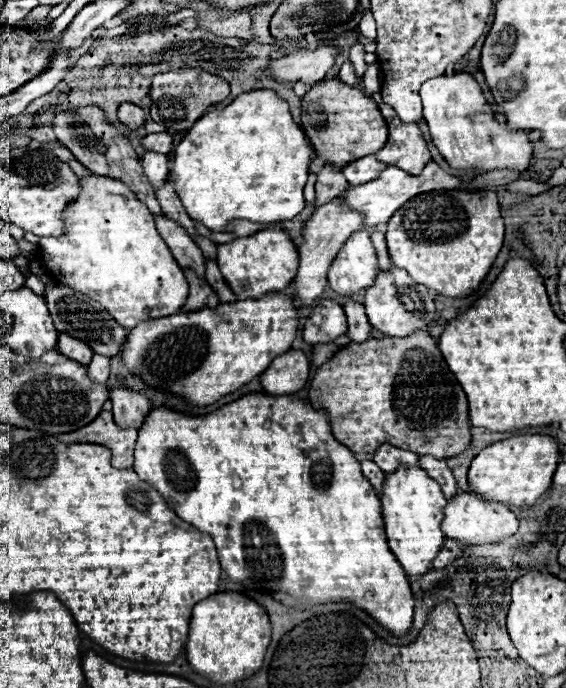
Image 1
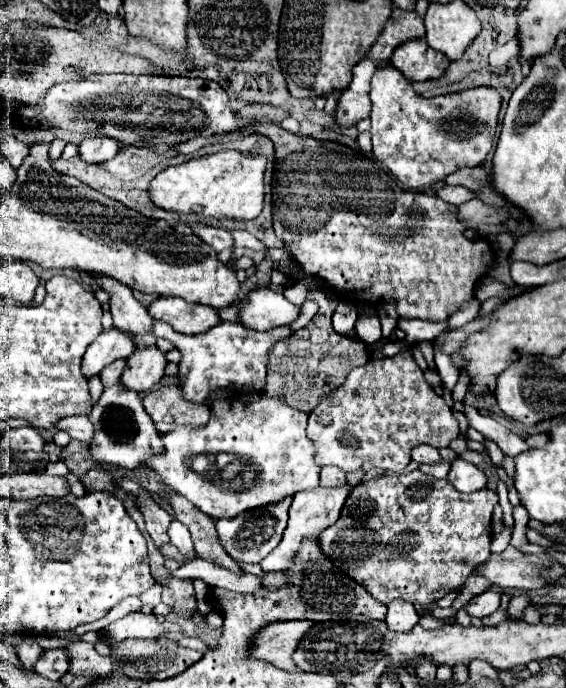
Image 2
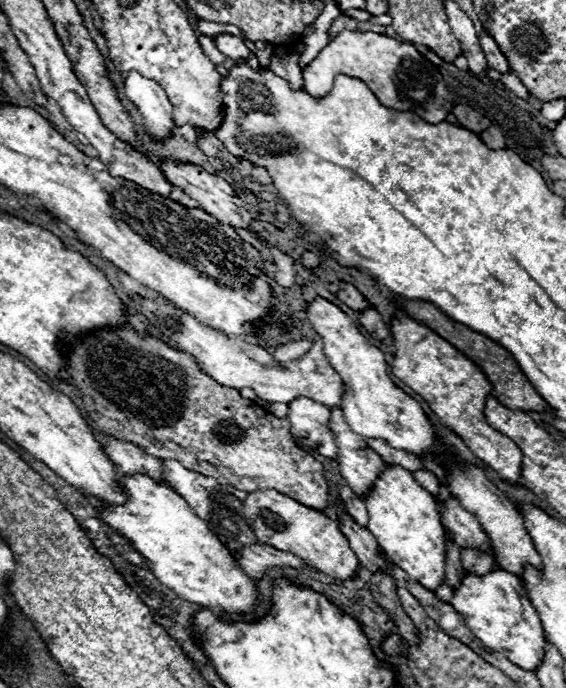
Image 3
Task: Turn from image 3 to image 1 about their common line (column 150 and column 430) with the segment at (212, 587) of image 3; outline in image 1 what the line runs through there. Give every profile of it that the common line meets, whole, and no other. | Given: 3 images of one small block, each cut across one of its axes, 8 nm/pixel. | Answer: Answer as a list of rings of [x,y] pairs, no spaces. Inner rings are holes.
[[[398,468],[392,476],[386,476],[380,500],[390,550],[402,564],[406,576],[410,580],[420,580],[432,570],[432,560],[444,544],[440,522],[444,518],[446,498],[440,492],[440,486],[434,484],[434,480],[422,468]]]

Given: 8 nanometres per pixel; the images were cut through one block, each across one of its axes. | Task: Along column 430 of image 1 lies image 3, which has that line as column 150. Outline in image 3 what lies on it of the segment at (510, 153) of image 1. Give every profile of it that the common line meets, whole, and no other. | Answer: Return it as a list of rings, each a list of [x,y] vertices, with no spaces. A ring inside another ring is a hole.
[[[128,72],[124,84],[126,98],[140,110],[144,130],[156,140],[168,140],[174,132],[172,122],[172,104],[166,92],[150,78],[140,76],[138,72]]]

